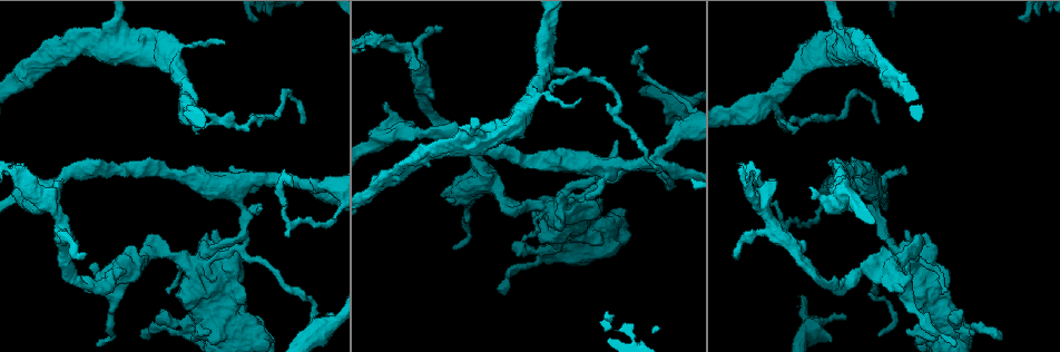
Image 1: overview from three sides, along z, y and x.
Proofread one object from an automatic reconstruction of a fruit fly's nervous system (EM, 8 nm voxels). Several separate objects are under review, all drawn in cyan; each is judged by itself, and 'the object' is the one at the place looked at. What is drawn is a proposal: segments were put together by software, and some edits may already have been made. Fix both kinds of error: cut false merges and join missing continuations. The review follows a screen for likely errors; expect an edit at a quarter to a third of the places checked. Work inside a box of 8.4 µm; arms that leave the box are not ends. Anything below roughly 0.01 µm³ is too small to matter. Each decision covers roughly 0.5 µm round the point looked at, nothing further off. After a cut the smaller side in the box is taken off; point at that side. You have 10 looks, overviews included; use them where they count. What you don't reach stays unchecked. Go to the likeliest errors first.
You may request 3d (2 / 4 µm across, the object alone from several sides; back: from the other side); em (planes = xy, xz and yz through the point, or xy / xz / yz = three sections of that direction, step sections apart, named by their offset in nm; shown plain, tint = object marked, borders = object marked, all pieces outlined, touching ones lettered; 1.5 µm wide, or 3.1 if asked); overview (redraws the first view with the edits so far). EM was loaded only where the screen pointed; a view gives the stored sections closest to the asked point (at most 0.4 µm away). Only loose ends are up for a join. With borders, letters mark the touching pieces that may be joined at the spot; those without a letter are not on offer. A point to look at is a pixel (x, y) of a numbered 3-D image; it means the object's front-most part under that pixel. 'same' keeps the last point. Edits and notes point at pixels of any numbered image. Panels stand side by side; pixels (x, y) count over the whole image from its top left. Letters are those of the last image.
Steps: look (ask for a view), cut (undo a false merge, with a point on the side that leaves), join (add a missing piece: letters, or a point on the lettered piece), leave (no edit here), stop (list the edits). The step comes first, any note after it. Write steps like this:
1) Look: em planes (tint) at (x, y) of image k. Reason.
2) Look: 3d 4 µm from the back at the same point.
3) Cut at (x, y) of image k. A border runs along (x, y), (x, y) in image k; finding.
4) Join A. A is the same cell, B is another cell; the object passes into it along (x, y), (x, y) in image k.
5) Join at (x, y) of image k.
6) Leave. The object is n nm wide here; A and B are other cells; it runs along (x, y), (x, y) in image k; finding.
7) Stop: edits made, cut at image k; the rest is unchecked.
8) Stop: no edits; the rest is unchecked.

Look: em planes (tint) at (517, 255) of image 1. An open end.

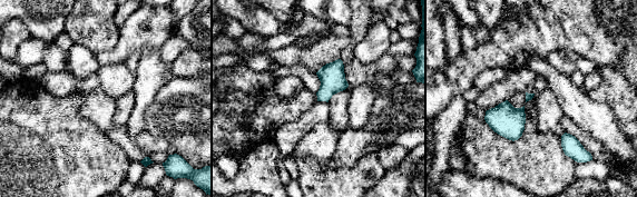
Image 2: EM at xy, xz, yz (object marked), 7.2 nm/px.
Look: em planes (borders) at the same point.

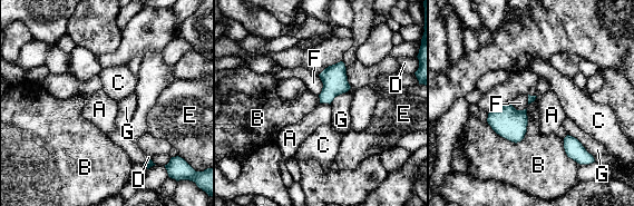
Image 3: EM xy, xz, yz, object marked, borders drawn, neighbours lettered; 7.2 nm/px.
Leave. The longest contact is with B, 320 nm; A, B, C, D, E, F and G are other cells; a border runs along (527, 108), (519, 141), (487, 124) in image 3; no lettered piece goes on from it.

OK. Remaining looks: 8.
Look: em xy step 4 (tint) at (844, 320) of image 1. Tapers out.

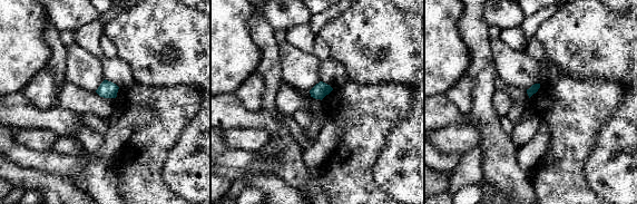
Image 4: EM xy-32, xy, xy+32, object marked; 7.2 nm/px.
Look: em planes (borders) at the same point.

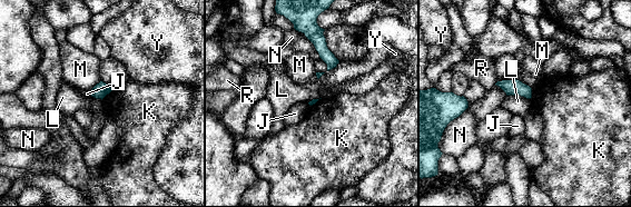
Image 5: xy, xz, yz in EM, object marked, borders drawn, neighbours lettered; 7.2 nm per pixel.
Leave. J, K, L, M, N, R and Y are other cells; a border runs along (508, 95), (520, 95), (530, 99) in image 5; none of them fits.

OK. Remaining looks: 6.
Look: 3d 2 µm from the back at (303, 122) of image 1. An open end.

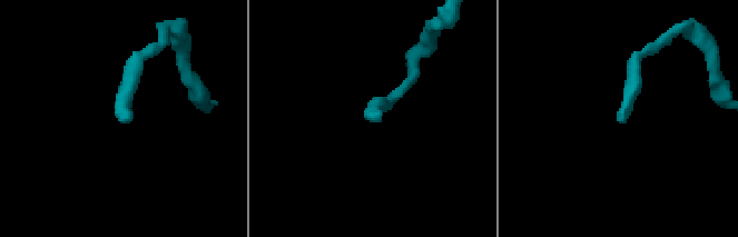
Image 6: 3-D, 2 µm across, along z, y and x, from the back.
Look: em xy step 4 (borders) at (373, 118) of image 6. Now the EM.

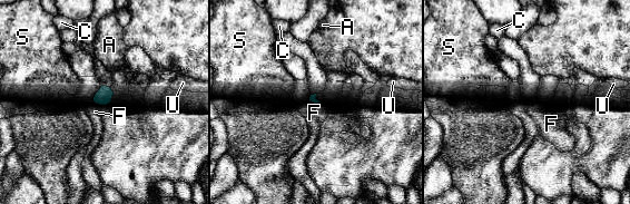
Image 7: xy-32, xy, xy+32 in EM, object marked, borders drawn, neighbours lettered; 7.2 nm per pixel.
Leave. A, C, F, S and U are other cells; a border runs along (94, 100), (99, 104), (109, 103) in image 7; none of them fits.

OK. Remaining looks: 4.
Look: em planes (tint) at (774, 178) of image 1. Free end.

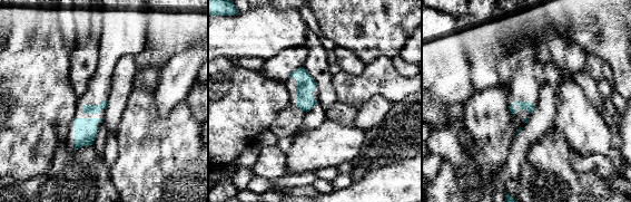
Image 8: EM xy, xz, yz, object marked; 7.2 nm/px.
Look: em planes (borders) at the same point. See the neighbours.

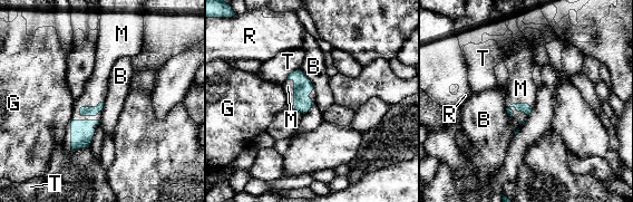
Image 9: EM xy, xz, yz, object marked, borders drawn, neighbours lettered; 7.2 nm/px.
Join M. M is the same cell, B, G, R and T are other cells; the object passes into it along (83, 132), (71, 123), (91, 96) in image 9; it goes on there.

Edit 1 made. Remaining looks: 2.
Stop: edits made, join at image 9; the rest is unchecked.

